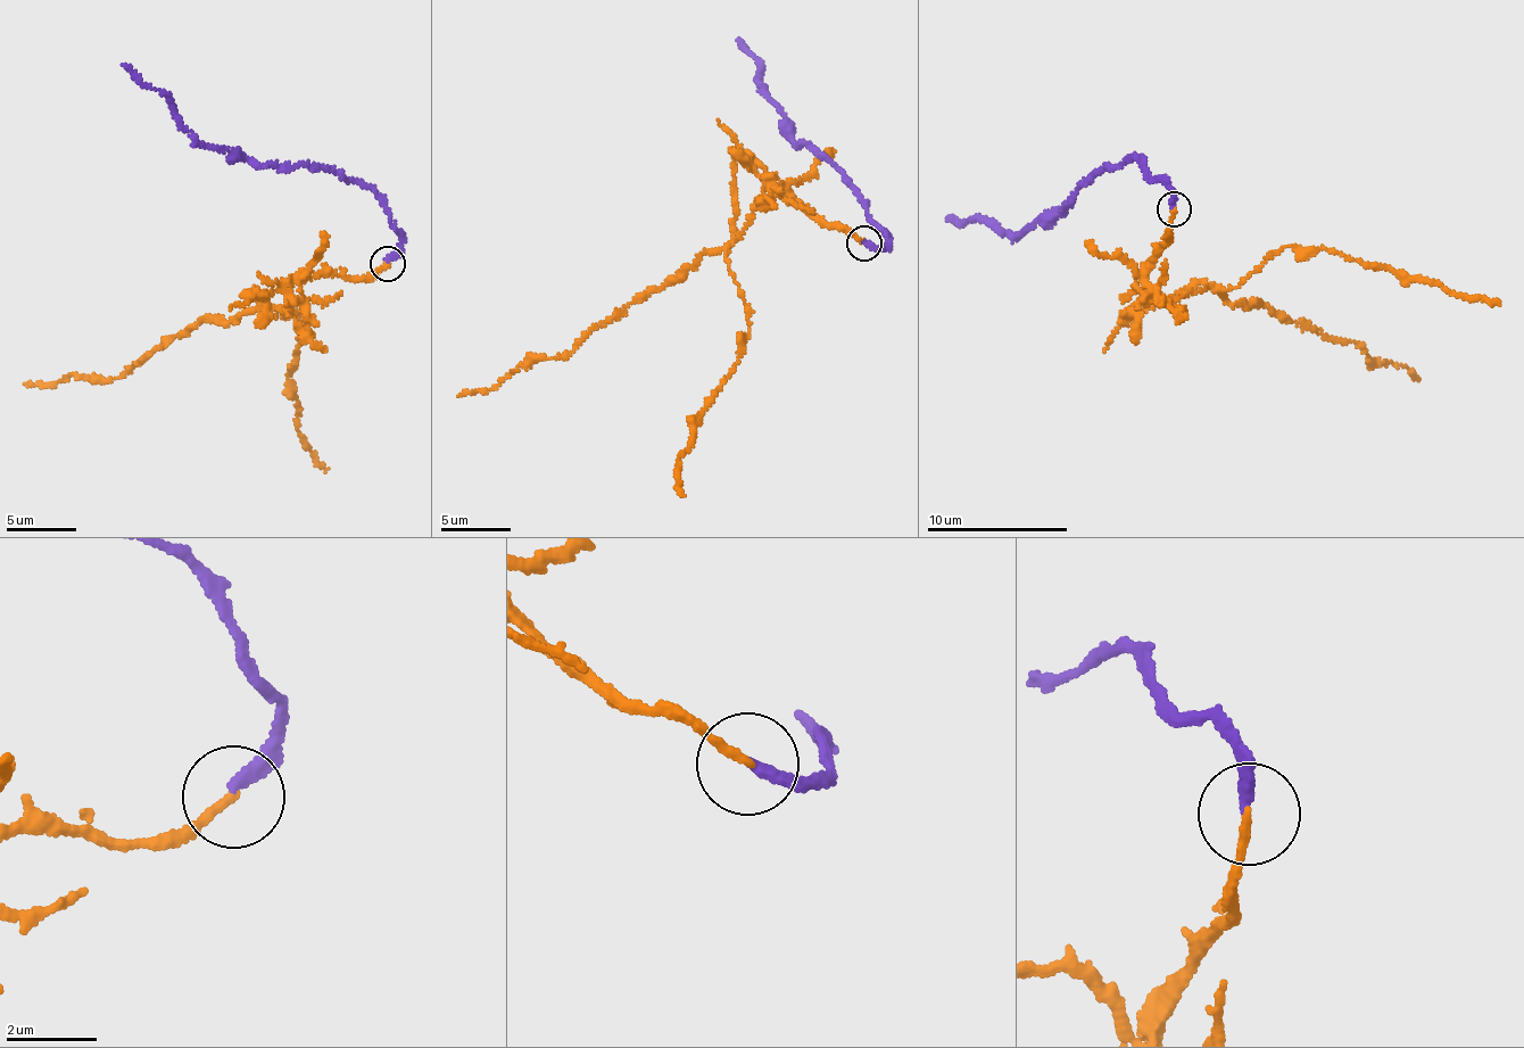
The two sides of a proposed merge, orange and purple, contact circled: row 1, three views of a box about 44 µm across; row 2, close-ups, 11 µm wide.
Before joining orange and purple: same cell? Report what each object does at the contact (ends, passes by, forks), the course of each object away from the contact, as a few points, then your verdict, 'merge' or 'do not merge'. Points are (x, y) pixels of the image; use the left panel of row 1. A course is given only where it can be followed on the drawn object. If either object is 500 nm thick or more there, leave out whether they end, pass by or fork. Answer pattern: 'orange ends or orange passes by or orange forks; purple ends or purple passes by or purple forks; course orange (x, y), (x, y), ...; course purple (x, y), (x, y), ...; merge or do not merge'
orange ends; purple ends; course orange (389, 263), (323, 272), (287, 312), (259, 312), (301, 314), (289, 373), (300, 437), (328, 468); course purple (388, 262), (400, 239), (371, 188), (317, 166), (245, 161), (197, 140), (164, 93), (122, 65); do not merge

